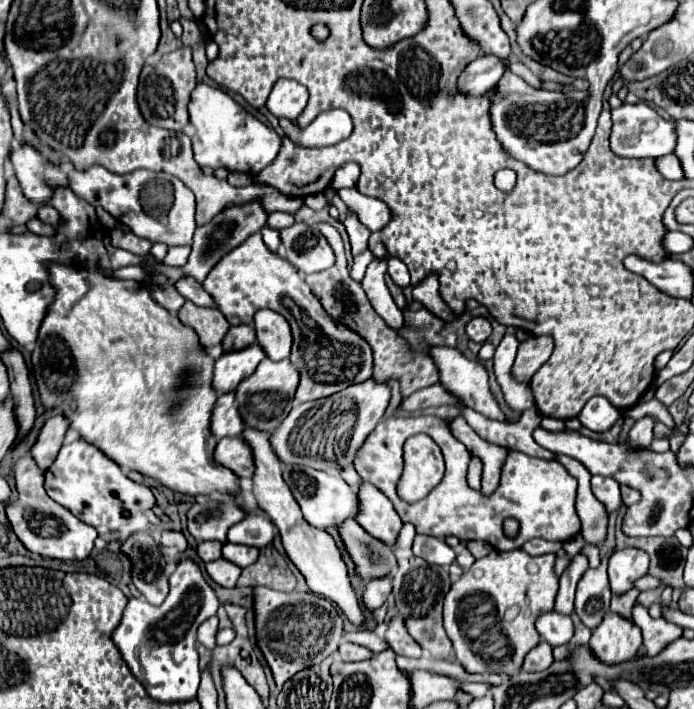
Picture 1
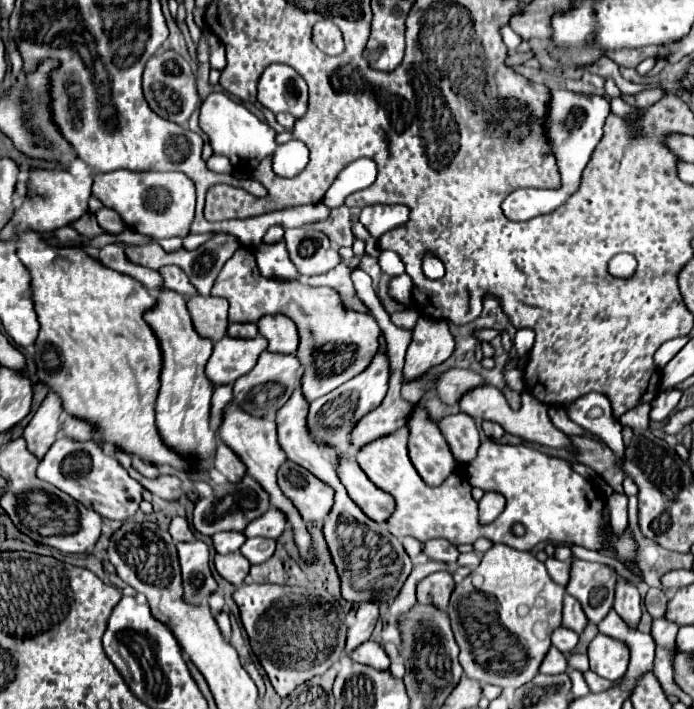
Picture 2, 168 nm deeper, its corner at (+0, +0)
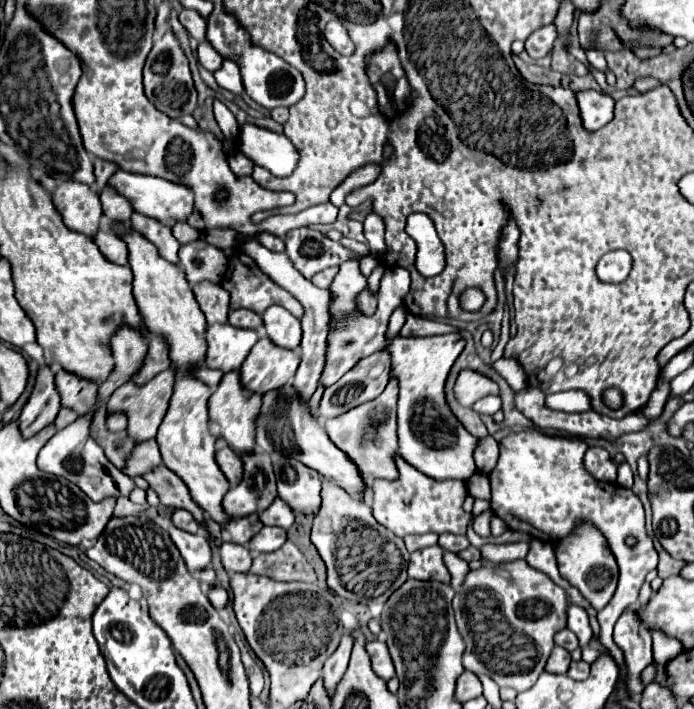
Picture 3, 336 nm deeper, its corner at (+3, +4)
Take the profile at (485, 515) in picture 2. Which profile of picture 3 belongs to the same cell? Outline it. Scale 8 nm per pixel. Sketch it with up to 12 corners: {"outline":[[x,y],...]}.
{"outline":[[491,510],[481,512],[473,520],[473,530],[483,538],[491,536],[489,532]]}

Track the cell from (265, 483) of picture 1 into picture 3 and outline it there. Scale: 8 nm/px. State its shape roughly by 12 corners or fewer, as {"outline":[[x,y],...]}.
{"outline":[[225,374],[209,420],[241,456],[255,452],[259,394]]}

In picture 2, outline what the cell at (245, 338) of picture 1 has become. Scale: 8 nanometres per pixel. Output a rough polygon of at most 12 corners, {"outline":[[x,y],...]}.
{"outline":[[244,324],[228,326],[228,334],[234,338],[258,336],[258,326]]}

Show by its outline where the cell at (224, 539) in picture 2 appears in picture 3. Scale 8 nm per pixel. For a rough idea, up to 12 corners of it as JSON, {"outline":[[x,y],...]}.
{"outline":[[257,514],[233,518],[221,530],[233,544],[247,542],[261,530]]}

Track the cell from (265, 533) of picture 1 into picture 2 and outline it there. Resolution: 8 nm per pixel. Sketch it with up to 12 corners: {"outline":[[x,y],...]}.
{"outline":[[270,508],[246,526],[246,536],[278,538],[286,514]]}

